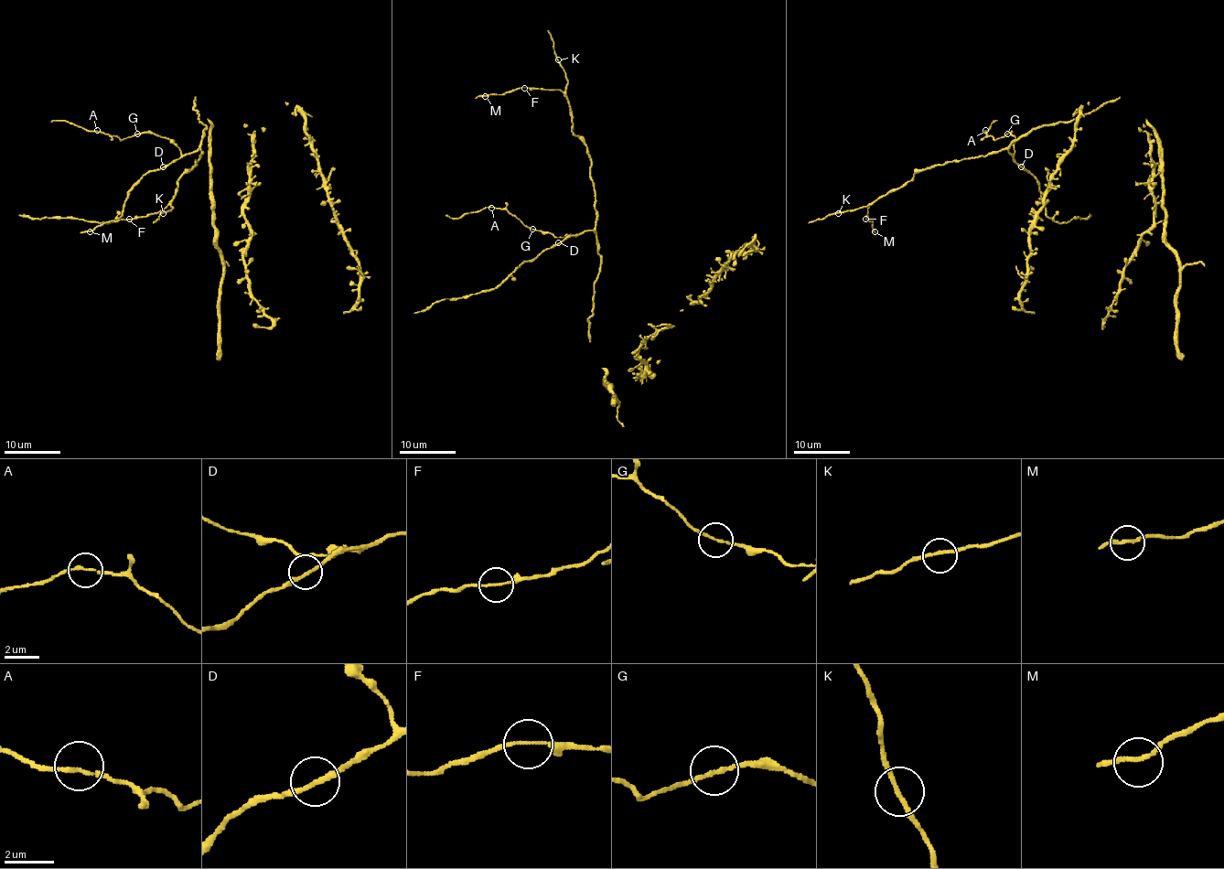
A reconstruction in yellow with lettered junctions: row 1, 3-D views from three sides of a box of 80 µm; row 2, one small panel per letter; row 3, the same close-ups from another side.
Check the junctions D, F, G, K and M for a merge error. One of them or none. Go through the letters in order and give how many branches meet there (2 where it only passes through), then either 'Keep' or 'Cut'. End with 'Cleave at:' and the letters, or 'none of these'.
D: Branches: 2. Keep
F: Branches: 2. Keep
G: Branches: 2. Keep
K: Branches: 2. Keep
M: Branches: 2. Keep
Cleave at: none of these

